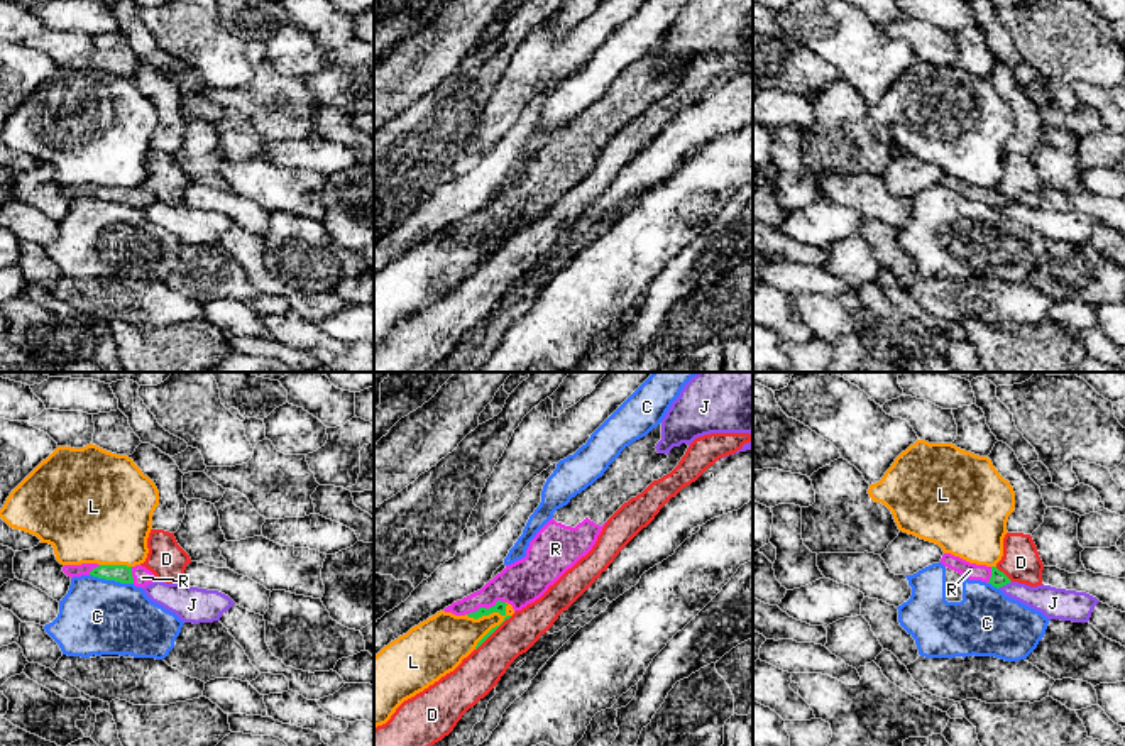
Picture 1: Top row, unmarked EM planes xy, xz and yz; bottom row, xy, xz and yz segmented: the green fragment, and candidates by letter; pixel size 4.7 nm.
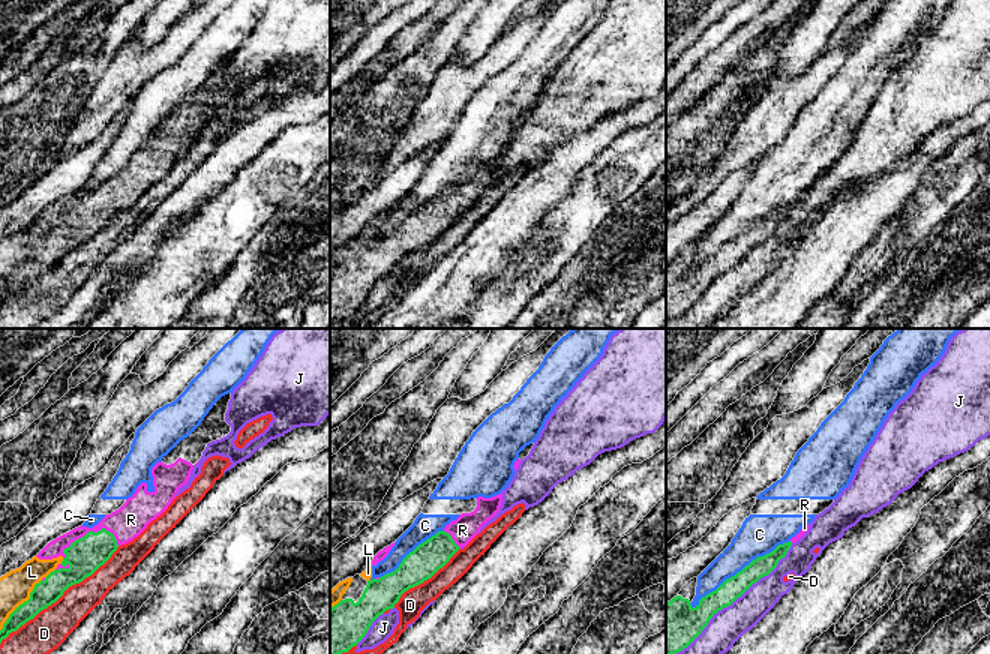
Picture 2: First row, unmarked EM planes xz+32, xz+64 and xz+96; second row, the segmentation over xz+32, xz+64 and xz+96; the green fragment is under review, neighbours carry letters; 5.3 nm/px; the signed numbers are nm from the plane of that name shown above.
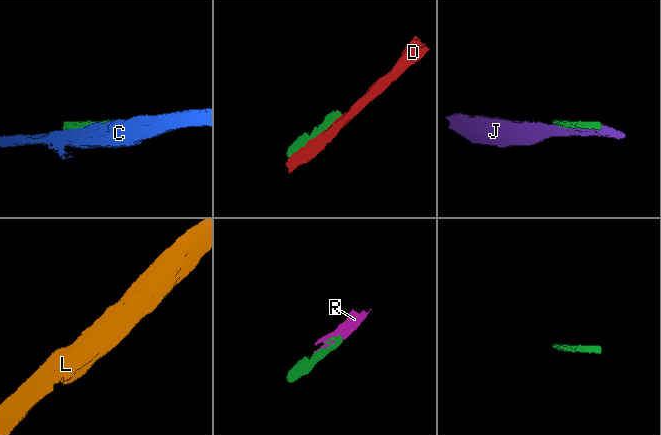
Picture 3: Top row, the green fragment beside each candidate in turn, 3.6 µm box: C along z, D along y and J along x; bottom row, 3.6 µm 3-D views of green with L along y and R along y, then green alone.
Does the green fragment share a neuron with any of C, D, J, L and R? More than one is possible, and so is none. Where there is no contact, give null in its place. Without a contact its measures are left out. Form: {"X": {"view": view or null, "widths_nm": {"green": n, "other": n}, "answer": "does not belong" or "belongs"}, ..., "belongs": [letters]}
{"C": {"view": "xy", "widths_nm": {"green": 90, "other": 360}, "answer": "does not belong"}, "D": {"view": "xz", "widths_nm": {"green": 50, "other": 200}, "answer": "does not belong"}, "J": {"view": "yz", "widths_nm": {"green": 80, "other": 150}, "answer": "does not belong"}, "L": {"view": "xz", "widths_nm": {"green": 50, "other": 240}, "answer": "does not belong"}, "R": {"view": "xz", "widths_nm": {"green": 50, "other": 200}, "answer": "belongs"}, "belongs": ["R"]}

